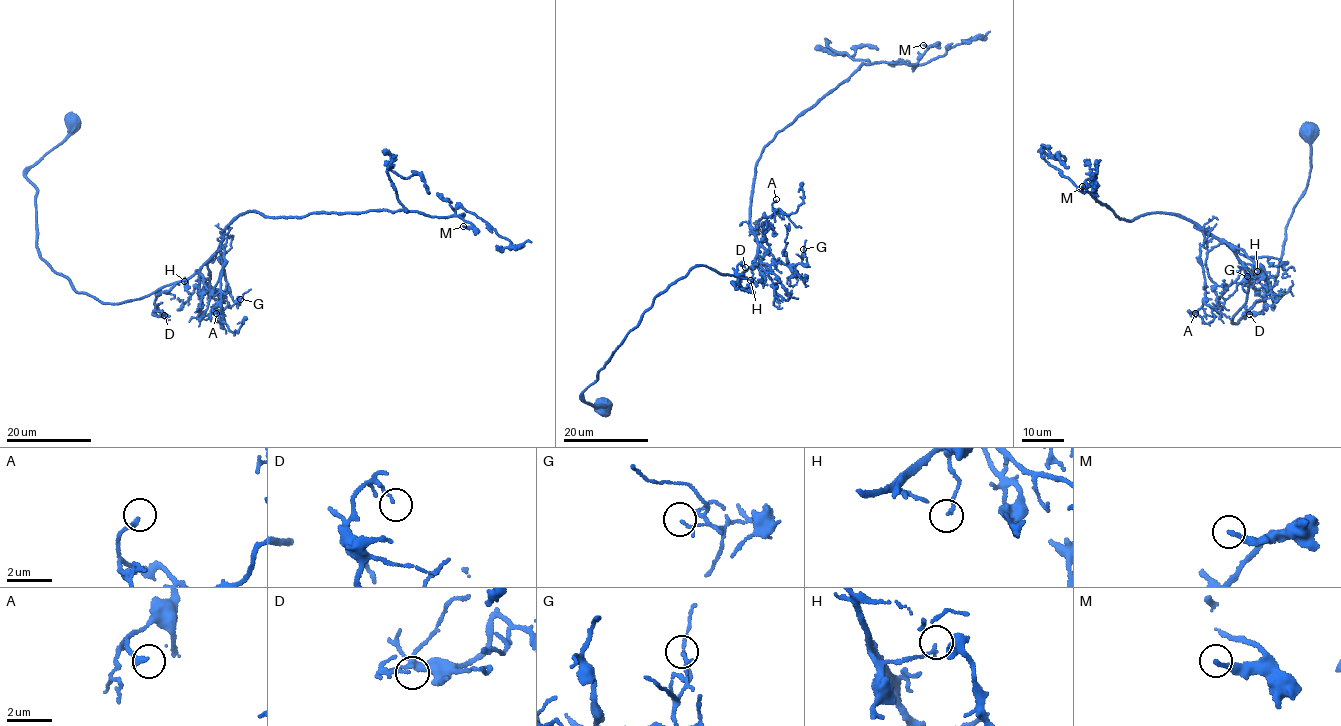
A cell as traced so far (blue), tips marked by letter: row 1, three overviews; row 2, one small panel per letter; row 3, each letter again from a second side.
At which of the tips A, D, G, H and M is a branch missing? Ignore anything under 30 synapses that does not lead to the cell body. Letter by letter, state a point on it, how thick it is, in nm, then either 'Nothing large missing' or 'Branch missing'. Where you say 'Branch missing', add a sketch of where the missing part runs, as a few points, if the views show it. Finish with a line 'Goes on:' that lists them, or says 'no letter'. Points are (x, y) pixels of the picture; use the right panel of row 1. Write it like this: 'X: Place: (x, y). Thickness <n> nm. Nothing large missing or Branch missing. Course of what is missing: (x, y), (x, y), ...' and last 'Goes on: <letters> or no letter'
A: Place: (1195, 313). Thickness 200 nm. Nothing large missing
D: Place: (1249, 314). Thickness 120 nm. Nothing large missing
G: Place: (1247, 276). Thickness 130 nm. Nothing large missing
H: Place: (1257, 271). Thickness 130 nm. Nothing large missing
M: Place: (1082, 186). Thickness 200 nm. Nothing large missing
Goes on: no letter

